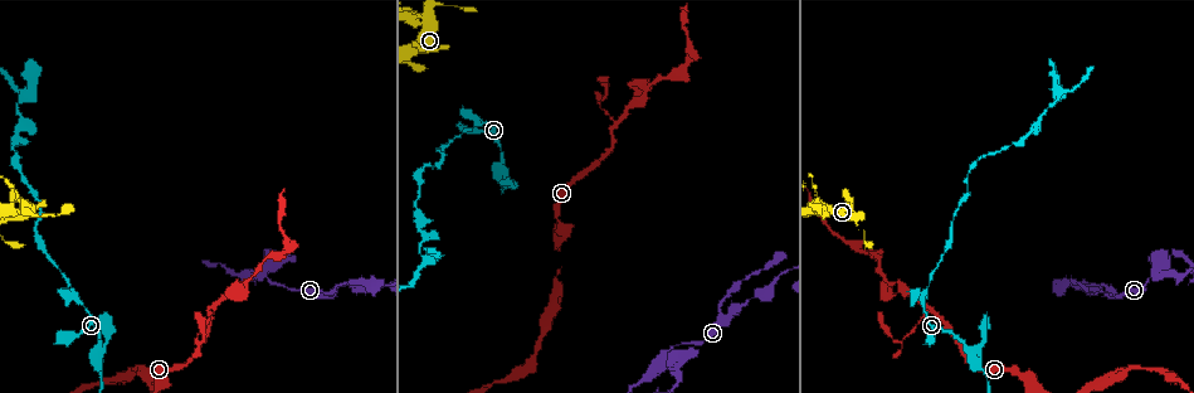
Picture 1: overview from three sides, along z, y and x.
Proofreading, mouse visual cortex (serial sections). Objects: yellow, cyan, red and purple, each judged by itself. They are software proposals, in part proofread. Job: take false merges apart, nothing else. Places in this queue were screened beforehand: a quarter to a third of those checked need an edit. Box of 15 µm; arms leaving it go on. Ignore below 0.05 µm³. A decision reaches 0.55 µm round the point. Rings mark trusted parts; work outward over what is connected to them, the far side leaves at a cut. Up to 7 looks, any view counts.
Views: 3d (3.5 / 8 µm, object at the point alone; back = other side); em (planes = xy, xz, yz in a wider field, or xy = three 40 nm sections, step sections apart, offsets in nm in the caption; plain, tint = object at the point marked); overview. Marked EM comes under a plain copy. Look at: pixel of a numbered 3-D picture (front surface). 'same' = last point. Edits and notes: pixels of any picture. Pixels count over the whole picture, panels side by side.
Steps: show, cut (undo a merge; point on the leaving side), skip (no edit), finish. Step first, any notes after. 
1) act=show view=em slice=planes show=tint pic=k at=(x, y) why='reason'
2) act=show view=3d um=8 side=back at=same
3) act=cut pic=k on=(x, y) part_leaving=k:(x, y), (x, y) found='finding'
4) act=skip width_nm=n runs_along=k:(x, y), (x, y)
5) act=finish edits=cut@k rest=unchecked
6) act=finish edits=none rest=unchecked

act=show view=3d um=3.5 pic=1 at=(478, 119) why='sudden change in width'

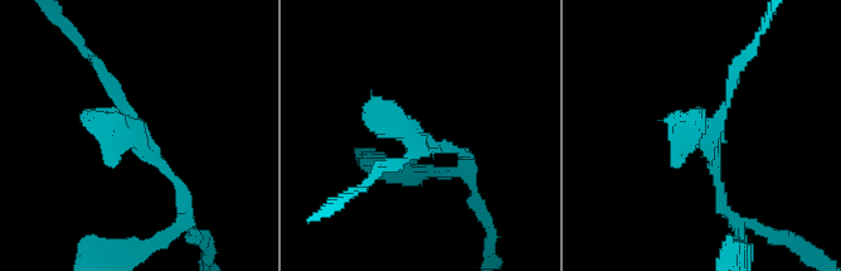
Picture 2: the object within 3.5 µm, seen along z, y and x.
act=show view=em slice=xy step=5 show=tint pic=2 at=(708, 128) why='need the tissue'

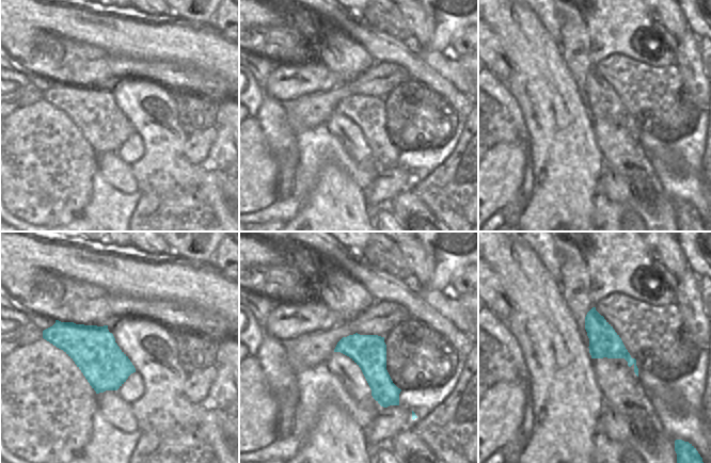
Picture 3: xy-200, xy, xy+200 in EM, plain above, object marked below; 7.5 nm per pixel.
act=skip runs_along=2:(183, 198), (97, 63) found='all the same cell'

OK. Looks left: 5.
act=show view=3d um=3.5 pic=1 at=(99, 350) why='side arm on a straight run'

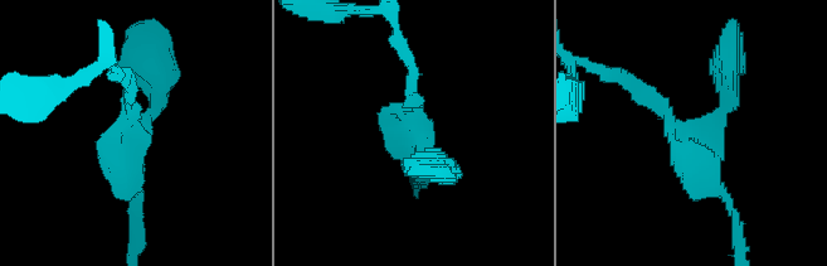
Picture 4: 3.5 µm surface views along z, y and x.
act=show view=em slice=xy step=3 show=tint pic=4 at=(690, 137) arms=3 arm_widths_nm=200,200,300 why='shape alone is not enough'

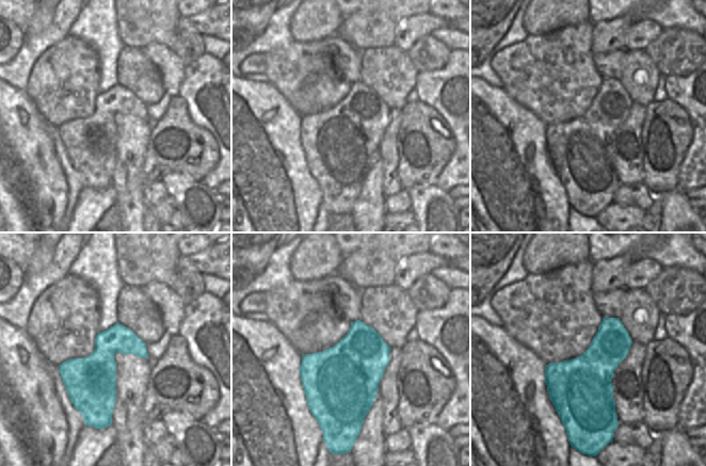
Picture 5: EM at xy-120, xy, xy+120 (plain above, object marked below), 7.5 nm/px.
act=skip runs_along=4:(413, 71), (413, 130), (441, 165) found='continuous, no second cell'

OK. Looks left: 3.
act=show view=3d um=8 pic=1 at=(817, 198) why='calibre changes'

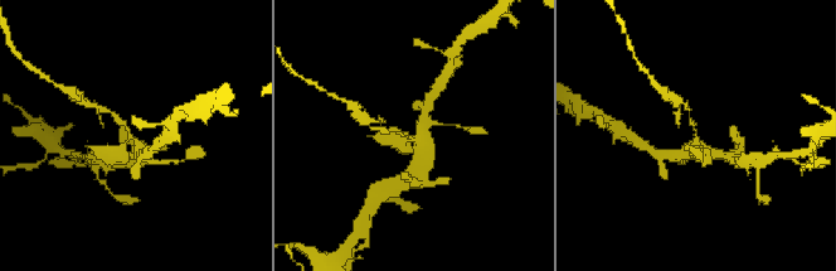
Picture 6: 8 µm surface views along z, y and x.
act=show view=3d um=3.5 pic=6 at=(130, 138) why='zoom in'

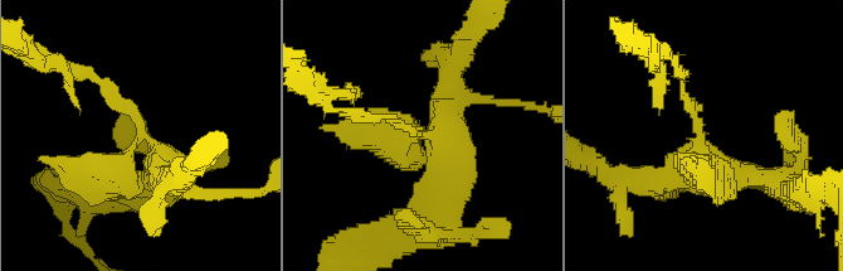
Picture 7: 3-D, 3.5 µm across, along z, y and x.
act=show view=em slice=xy step=2 show=tint pic=7 at=(143, 133) arm_widths_nm=100,450

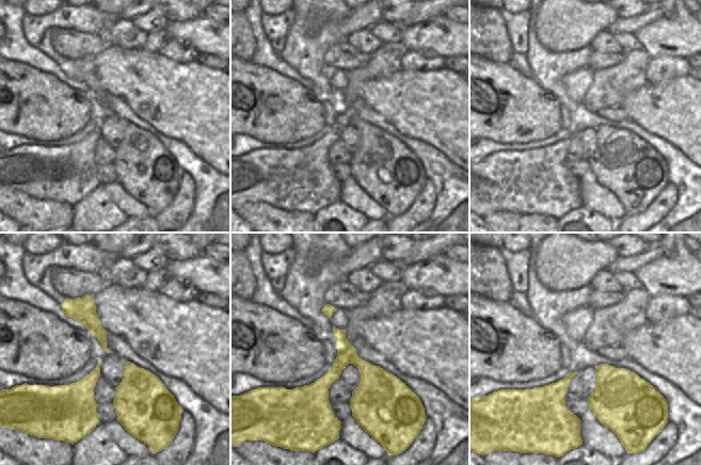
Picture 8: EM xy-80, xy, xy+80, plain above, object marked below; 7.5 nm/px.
act=cut pic=7 on=(386, 129) part_leaving=7:(424, 154), (362, 129), (355, 115) found='a second cell is stuck on'

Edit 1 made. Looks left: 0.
act=finish edits=cut@7 rest=unchecked

